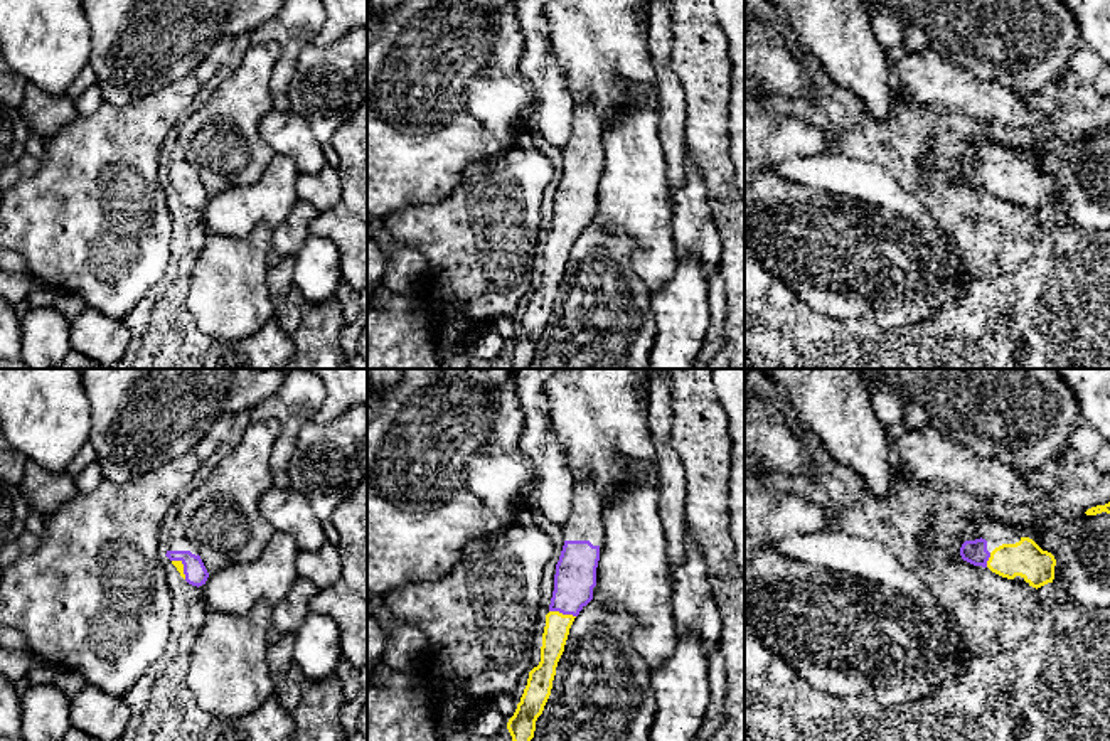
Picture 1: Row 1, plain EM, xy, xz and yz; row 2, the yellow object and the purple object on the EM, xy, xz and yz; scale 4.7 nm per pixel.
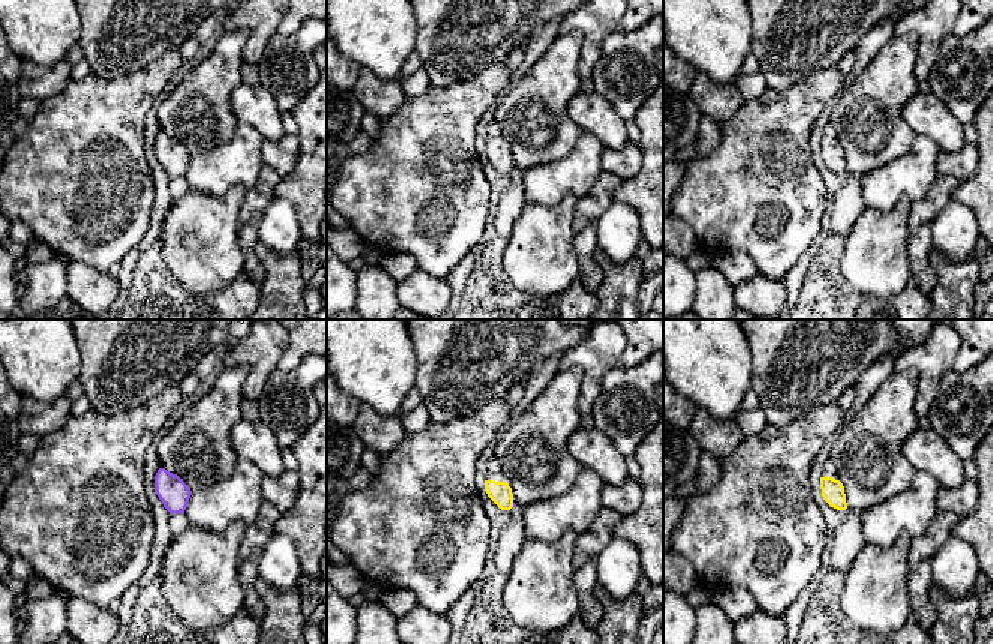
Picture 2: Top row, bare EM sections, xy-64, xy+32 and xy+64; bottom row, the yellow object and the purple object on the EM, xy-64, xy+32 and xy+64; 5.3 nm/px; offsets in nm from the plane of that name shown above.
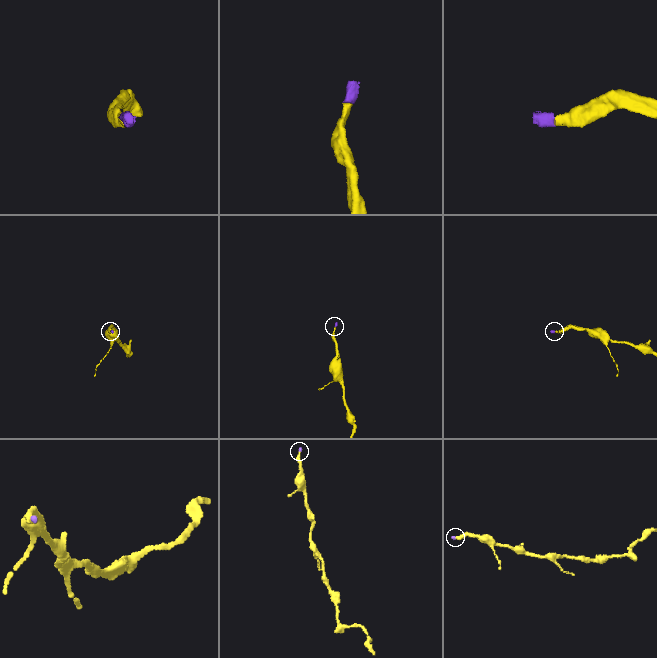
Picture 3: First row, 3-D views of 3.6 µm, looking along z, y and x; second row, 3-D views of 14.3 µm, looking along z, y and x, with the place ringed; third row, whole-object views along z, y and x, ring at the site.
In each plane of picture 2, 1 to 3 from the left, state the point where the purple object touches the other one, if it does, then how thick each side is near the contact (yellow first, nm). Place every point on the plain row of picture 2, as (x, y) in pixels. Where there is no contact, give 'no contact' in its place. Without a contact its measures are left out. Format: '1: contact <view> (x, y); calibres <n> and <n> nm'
1: no contact
2: contact xy+32 (512, 170); calibres 120 and 20 nm
3: no contact

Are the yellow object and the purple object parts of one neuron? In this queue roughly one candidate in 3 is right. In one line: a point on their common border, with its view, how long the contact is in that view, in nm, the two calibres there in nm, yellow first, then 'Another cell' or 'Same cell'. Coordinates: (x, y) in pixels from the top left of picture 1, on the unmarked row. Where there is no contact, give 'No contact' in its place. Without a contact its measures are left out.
Touches yellow at xz (561, 236). Shared border 130 nm. Thickness 120 nm (yellow) against 200 nm. Same cell

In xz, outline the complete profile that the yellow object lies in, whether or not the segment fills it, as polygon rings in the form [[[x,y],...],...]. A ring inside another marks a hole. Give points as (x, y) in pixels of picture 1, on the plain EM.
[[[586,96],[579,98],[576,103],[568,150],[576,150],[579,155],[573,157],[568,153],[563,157],[564,168],[556,187],[554,214],[542,256],[541,285],[529,295],[527,308],[520,325],[507,345],[514,369],[529,369],[531,362],[534,360],[536,344],[542,337],[544,328],[551,318],[556,290],[564,275],[569,251],[579,234],[593,222],[593,211],[596,209],[596,190],[600,175],[605,167],[605,155],[601,120]]]

